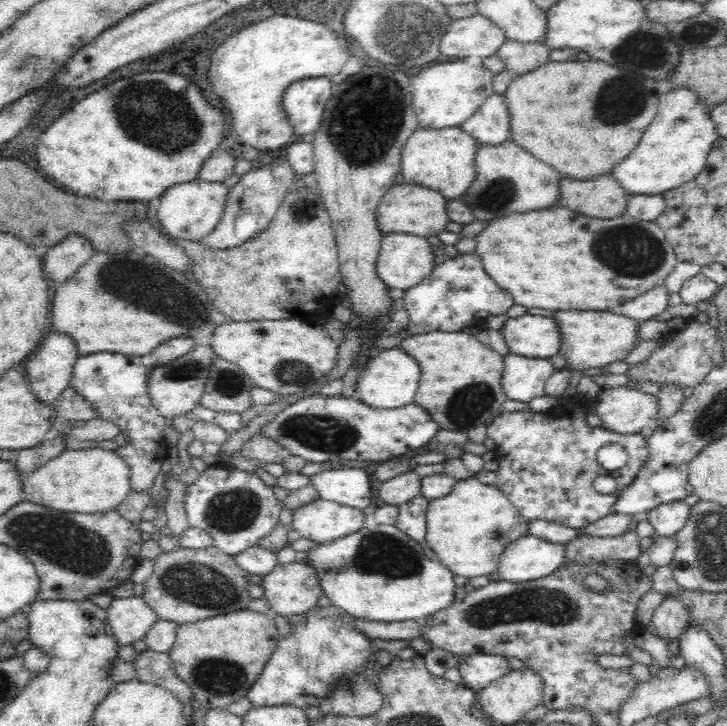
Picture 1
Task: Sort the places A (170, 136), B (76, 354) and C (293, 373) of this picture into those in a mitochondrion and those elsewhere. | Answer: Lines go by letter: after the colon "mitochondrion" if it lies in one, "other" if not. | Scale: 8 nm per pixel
A: mitochondrion
B: other
C: mitochondrion

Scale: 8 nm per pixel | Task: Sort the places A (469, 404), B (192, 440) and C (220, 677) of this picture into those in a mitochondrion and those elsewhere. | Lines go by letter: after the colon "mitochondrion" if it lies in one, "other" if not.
A: mitochondrion
B: other
C: mitochondrion

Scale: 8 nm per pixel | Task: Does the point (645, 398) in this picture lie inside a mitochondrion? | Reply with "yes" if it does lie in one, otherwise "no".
no

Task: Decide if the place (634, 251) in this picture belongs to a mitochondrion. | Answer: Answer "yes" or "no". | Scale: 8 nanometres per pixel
yes

